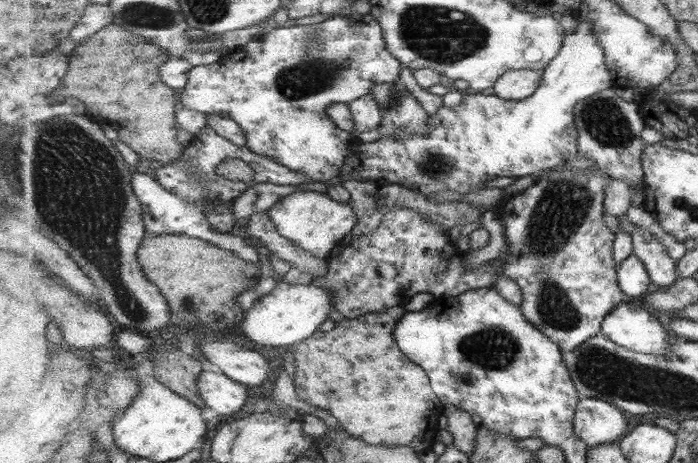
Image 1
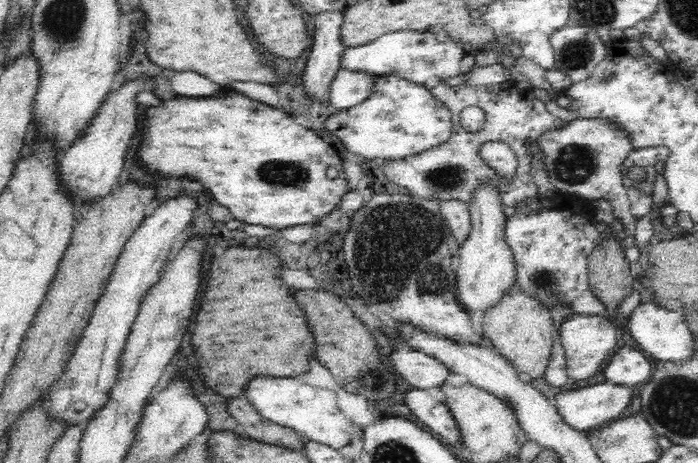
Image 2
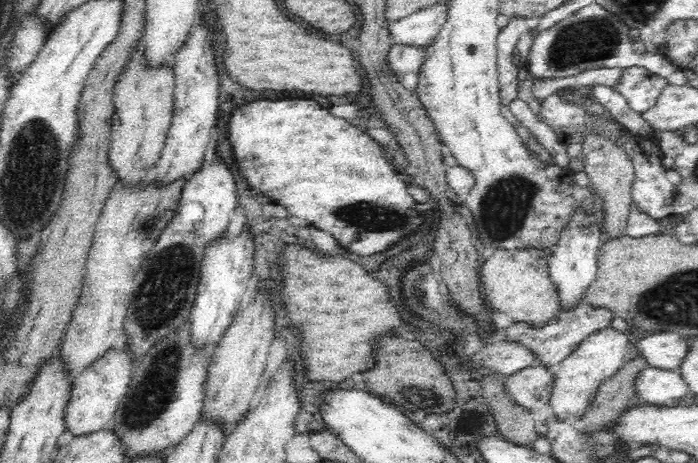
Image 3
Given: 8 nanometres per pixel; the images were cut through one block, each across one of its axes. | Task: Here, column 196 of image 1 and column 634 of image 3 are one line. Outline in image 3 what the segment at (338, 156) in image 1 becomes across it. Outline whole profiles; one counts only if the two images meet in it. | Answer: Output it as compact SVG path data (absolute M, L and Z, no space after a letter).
M632 66L624 70L620 84L614 89L623 94L632 110L646 112L658 100L667 79L651 73L641 66Z

